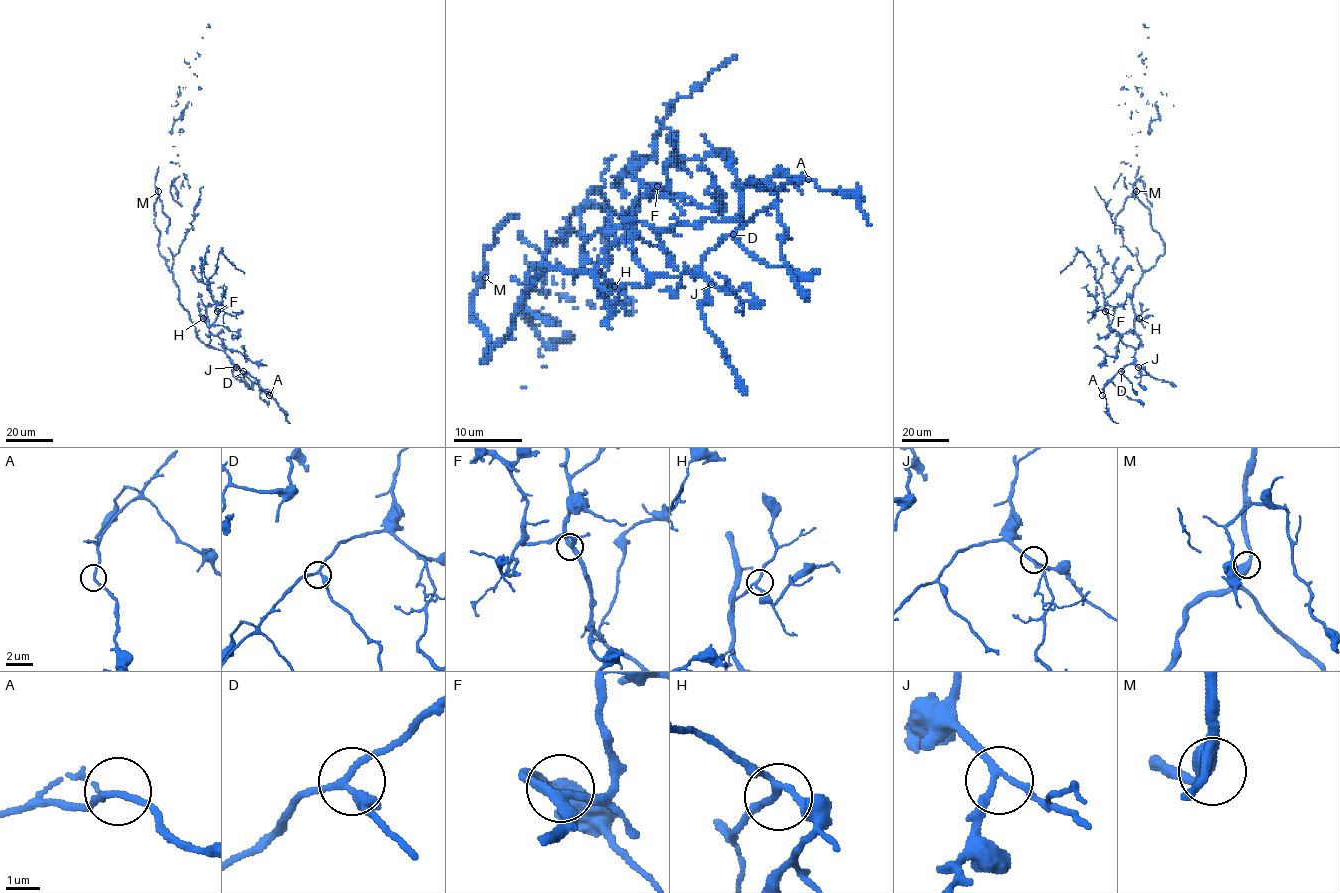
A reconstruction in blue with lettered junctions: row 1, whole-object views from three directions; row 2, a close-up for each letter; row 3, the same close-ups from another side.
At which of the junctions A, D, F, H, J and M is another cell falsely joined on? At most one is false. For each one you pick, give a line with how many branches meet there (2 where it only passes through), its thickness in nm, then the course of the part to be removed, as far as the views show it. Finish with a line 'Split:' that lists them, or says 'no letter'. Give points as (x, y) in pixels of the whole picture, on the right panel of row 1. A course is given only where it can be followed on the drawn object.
Split: no letter

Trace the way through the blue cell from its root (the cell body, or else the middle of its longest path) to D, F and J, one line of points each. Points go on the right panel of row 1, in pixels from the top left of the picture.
D: (1163, 244), (1164, 253), (1143, 273), (1134, 287), (1134, 331), (1140, 343), (1135, 349), (1133, 363), (1121, 371)
F: (1163, 244), (1164, 253), (1143, 273), (1133, 291), (1138, 348), (1122, 342), (1109, 325), (1105, 311)
J: (1163, 244), (1164, 253), (1143, 273), (1133, 291), (1134, 331), (1140, 340), (1135, 349), (1134, 363), (1138, 367)

